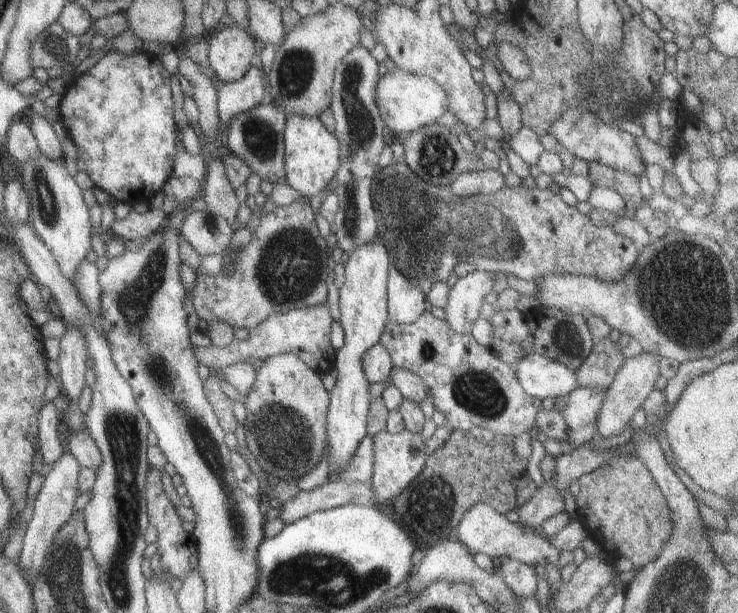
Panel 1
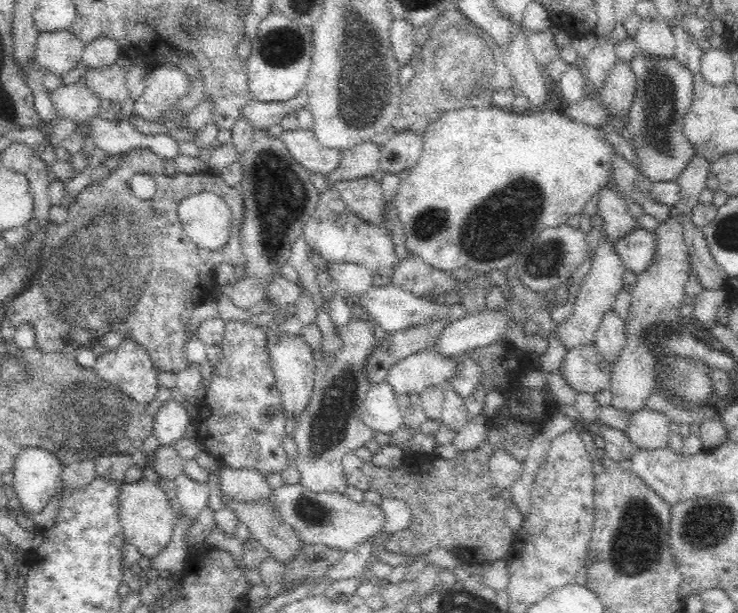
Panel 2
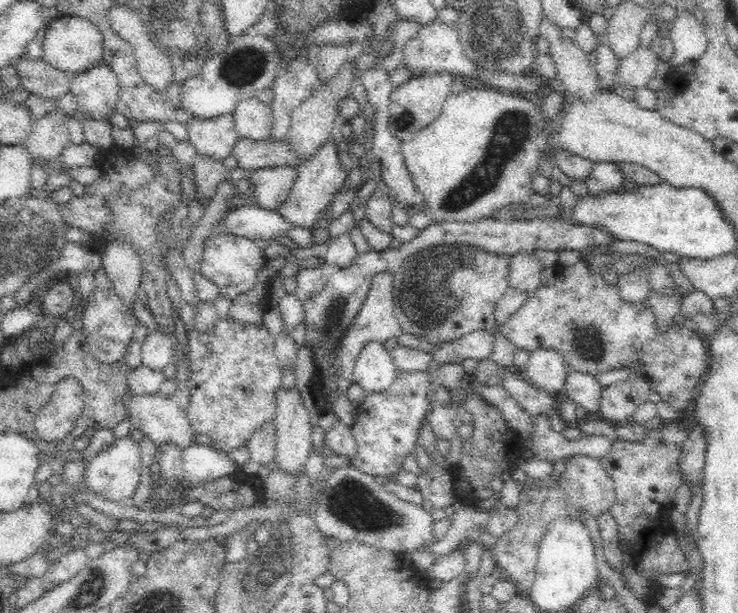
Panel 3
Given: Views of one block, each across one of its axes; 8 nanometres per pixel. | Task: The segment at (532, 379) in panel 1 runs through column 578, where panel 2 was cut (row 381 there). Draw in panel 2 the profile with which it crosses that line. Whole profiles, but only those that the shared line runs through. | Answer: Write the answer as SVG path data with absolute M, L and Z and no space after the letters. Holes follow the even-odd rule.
M387 380L369 387L361 404L362 423L374 434L398 432L403 427L403 416L397 397Z

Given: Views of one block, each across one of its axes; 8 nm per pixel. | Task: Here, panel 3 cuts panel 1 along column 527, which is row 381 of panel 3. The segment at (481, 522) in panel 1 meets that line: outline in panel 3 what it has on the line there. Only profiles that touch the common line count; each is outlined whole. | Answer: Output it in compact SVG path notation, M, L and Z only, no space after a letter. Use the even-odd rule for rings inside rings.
M539 348L531 352L526 368L520 374L538 389L559 393L563 390L568 370L557 350Z

